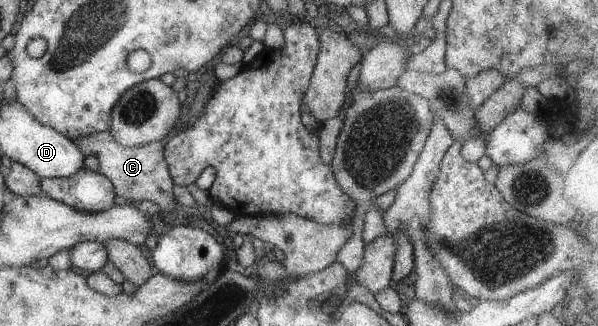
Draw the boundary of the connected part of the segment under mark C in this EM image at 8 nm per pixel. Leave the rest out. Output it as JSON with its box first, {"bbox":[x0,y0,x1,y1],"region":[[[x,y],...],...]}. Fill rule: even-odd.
{"bbox":[72,132,177,212],"region":[[[97,132],[87,138],[75,138],[72,141],[80,147],[86,156],[95,155],[97,168],[95,172],[105,176],[114,187],[114,194],[133,204],[149,201],[156,204],[162,212],[171,212],[177,202],[173,198],[173,184],[169,178],[165,160],[163,160],[163,146],[165,142],[152,141],[135,147],[123,147],[117,144],[108,132]]]}

